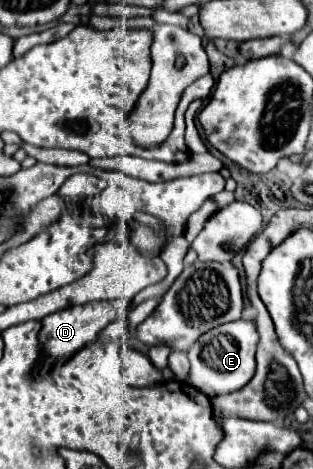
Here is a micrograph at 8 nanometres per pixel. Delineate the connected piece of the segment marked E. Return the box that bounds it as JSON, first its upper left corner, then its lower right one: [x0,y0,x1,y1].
[186,320,260,398]

